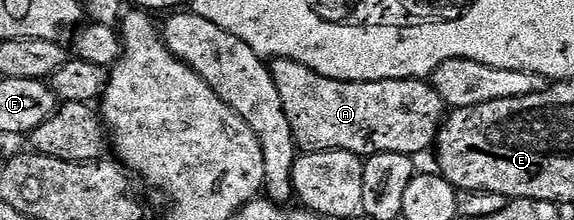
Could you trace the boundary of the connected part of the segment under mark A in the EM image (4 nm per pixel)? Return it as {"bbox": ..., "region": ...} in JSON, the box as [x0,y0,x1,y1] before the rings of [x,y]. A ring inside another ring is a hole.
{"bbox":[270,59,446,157],"region":[[[273,59],[270,63],[274,83],[282,96],[290,129],[294,129],[297,148],[301,152],[349,151],[361,157],[382,153],[402,153],[420,157],[424,150],[435,144],[440,125],[446,118],[442,97],[432,88],[431,82],[422,79],[391,79],[373,83],[339,83],[314,73],[306,65],[293,59]]]}

